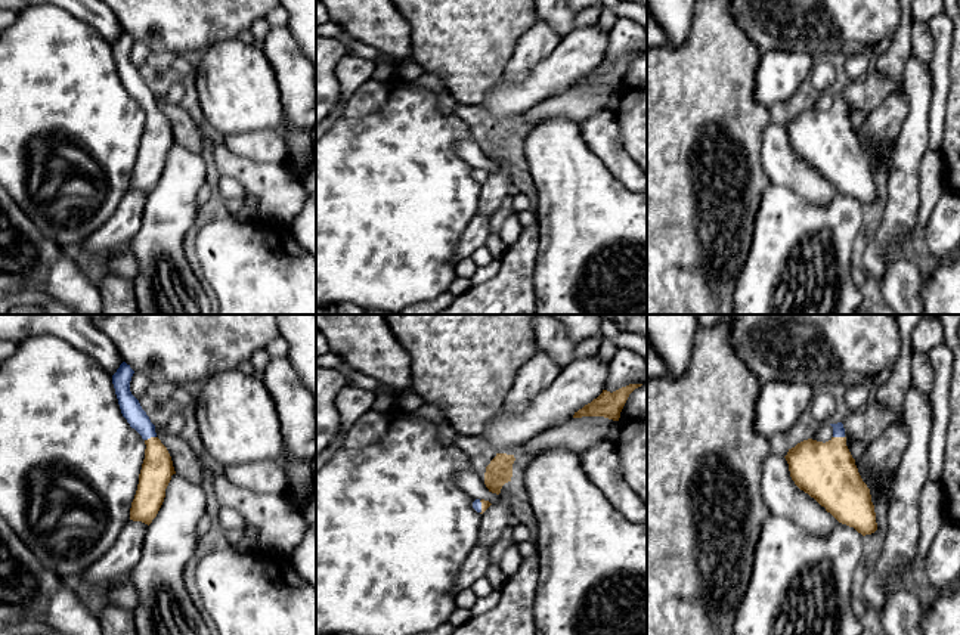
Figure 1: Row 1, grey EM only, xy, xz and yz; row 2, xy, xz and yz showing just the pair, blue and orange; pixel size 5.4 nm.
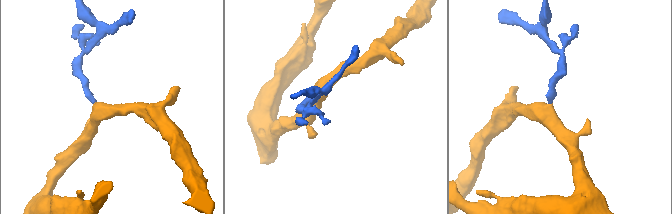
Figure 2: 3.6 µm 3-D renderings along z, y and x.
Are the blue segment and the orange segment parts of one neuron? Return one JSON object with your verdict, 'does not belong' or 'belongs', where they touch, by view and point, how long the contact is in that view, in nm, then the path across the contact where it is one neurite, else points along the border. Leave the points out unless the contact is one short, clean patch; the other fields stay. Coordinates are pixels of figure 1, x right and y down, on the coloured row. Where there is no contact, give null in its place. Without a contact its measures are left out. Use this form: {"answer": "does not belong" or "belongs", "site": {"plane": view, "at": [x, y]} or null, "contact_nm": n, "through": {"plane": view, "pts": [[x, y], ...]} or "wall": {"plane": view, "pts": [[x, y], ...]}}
{"answer": "belongs", "site": {"plane": "xy", "at": [149, 437]}, "contact_nm": 70, "through": {"plane": "xy", "pts": [[130, 408], [149, 437], [155, 449], [157, 468]]}}

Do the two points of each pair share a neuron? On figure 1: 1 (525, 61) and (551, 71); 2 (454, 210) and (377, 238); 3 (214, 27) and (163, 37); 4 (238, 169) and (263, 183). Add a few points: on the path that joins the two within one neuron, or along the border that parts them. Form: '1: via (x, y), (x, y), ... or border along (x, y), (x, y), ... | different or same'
1: border along (560, 42), (520, 80), (505, 80), (502, 77) | different
2: via (434, 210), (405, 210), (396, 219) | same
3: via (201, 27), (176, 27) | same
4: via (244, 170), (257, 177) | same

